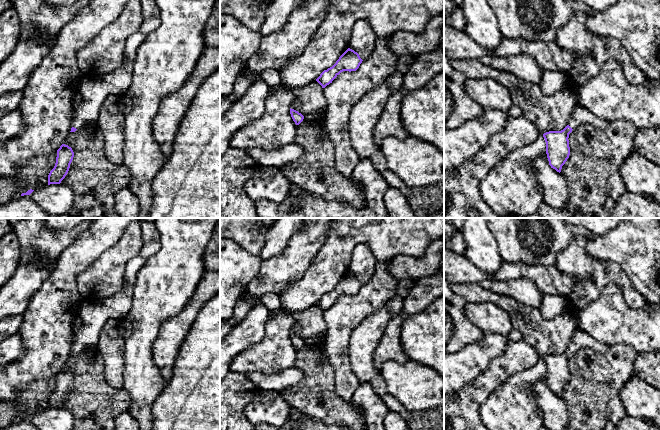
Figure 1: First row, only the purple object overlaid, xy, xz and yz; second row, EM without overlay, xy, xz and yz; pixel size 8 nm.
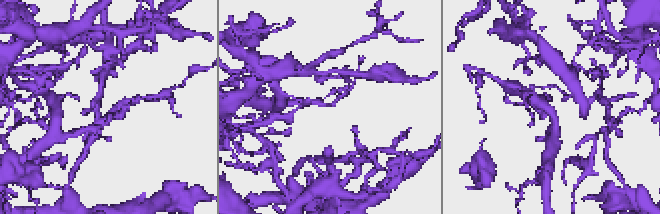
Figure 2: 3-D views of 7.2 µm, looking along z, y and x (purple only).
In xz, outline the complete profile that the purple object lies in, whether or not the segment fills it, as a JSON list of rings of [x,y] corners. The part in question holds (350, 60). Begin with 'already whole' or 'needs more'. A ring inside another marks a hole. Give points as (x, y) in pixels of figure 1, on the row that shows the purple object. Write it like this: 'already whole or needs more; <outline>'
already whole; [[[348,48],[336,61],[336,63],[324,70],[320,76],[316,79],[316,81],[325,88],[327,85],[332,83],[332,81],[343,71],[356,71],[360,64],[362,63],[362,59],[359,54],[354,50]]]

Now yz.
needs more; [[[576,103],[573,107],[569,124],[561,131],[549,131],[543,134],[546,142],[546,154],[551,168],[561,172],[570,155],[569,134],[582,124],[590,124],[598,129],[605,129],[610,122],[592,115],[585,107]]]

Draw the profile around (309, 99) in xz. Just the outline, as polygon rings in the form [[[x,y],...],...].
[[[313,81],[299,88],[285,86],[283,84],[274,88],[292,92],[294,99],[290,108],[298,111],[303,116],[320,113],[327,107],[327,101],[323,93],[323,88],[317,81]]]

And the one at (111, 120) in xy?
[[[109,95],[103,101],[96,123],[105,137],[105,155],[114,164],[124,160],[124,103],[122,95]]]

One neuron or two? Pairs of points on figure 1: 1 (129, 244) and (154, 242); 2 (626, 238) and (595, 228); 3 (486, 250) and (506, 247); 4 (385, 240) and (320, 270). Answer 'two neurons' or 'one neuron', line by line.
1: two neurons
2: two neurons
3: two neurons
4: one neuron

